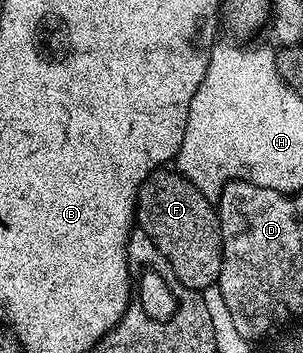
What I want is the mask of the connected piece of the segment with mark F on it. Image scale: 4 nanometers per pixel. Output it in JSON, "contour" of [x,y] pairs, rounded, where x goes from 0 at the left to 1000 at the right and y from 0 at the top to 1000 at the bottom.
{"contour":[[[535,473],[452,544],[449,629],[554,739],[571,785],[620,819],[700,816],[733,765],[729,635],[706,572],[578,479]]]}

